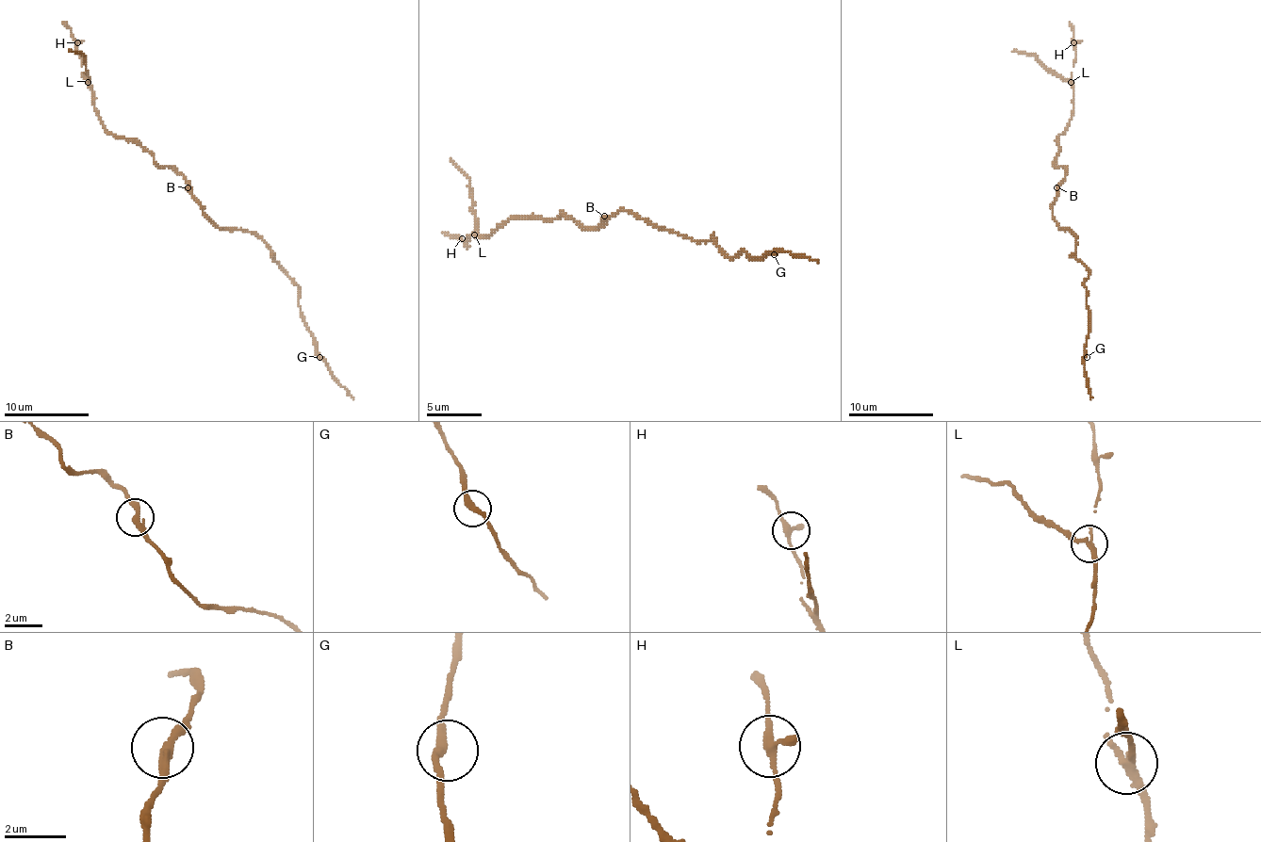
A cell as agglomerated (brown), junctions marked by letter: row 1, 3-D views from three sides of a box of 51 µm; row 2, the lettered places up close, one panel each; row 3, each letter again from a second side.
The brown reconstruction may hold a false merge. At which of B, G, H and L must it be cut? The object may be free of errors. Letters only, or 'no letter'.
L

